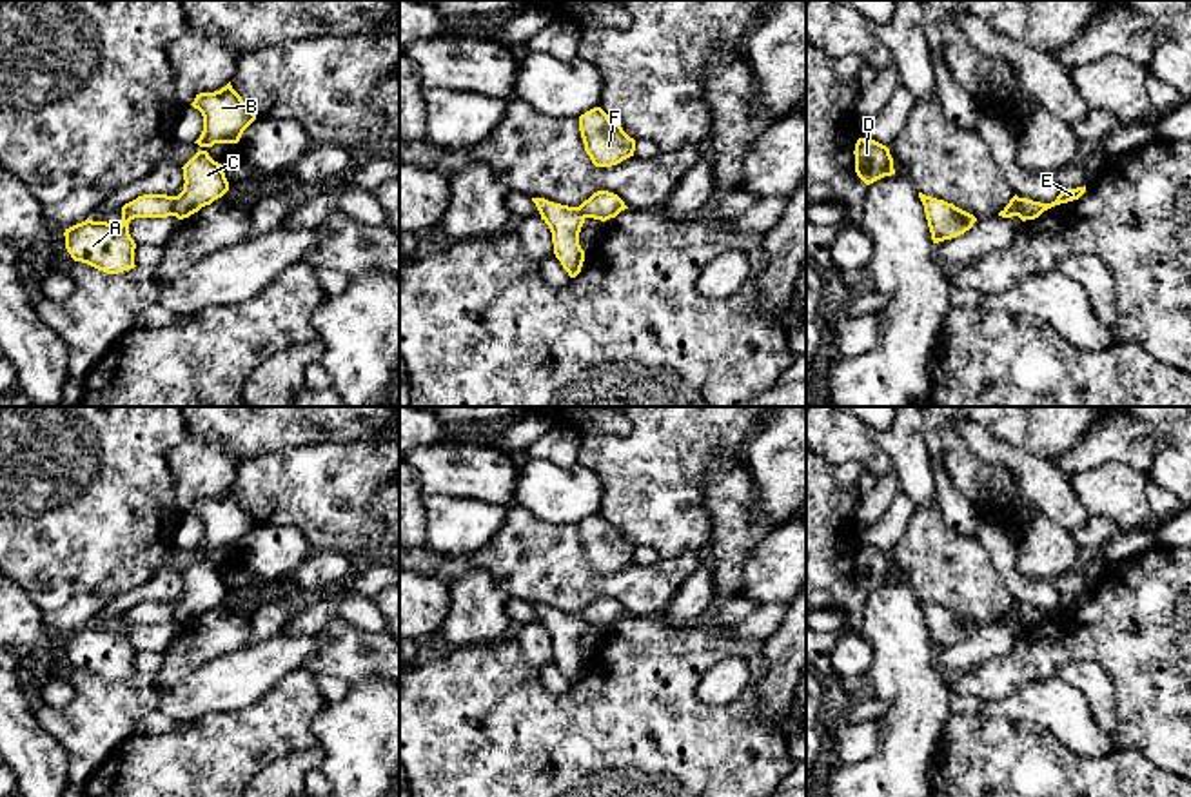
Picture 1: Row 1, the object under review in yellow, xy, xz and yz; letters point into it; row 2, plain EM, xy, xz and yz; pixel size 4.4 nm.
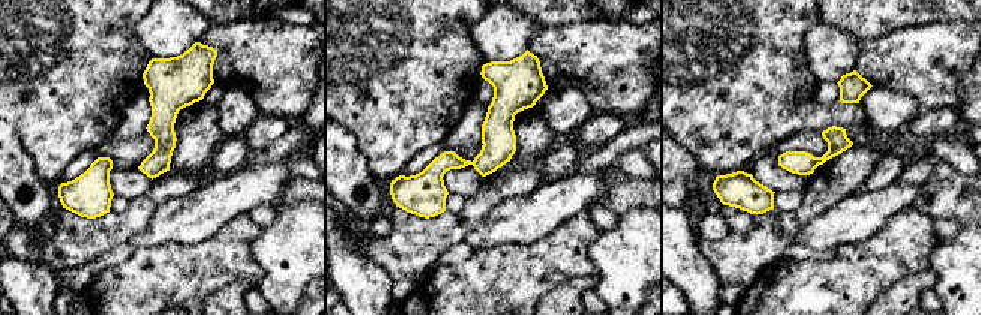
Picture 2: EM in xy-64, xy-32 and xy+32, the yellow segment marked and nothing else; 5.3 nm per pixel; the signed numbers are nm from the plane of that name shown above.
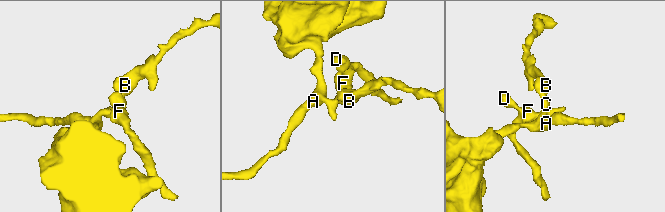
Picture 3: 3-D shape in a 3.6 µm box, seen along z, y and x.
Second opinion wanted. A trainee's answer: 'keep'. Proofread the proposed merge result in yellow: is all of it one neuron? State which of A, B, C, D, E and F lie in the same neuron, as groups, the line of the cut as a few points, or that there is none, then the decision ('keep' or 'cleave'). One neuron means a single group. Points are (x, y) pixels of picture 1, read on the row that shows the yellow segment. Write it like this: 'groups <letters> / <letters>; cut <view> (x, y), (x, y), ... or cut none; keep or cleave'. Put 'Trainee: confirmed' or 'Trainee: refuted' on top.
Trainee: refuted
groups A E / B C D F; cut xy (173, 196), (175, 215); cleave

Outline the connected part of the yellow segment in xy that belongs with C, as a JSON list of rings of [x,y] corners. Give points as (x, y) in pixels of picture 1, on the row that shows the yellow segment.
[[[231,82],[214,93],[200,93],[191,103],[203,116],[203,131],[194,142],[202,149],[182,167],[183,191],[174,196],[174,216],[189,218],[229,191],[221,163],[214,162],[207,147],[238,143],[243,131],[256,120],[251,105],[232,89]]]

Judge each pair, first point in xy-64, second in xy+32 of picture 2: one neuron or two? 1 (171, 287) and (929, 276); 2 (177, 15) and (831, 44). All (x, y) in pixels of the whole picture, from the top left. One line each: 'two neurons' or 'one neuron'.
1: two neurons
2: one neuron

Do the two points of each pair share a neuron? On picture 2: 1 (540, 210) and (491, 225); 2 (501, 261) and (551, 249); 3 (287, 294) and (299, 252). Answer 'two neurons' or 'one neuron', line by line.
1: one neuron
2: one neuron
3: one neuron

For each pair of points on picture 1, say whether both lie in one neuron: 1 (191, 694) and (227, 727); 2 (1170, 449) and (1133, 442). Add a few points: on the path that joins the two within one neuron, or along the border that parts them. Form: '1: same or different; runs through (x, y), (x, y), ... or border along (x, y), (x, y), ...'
1: different; border along (253, 703), (236, 710), (206, 712), (180, 723)
2: different; border along (1151, 425), (1153, 465), (1148, 472)

